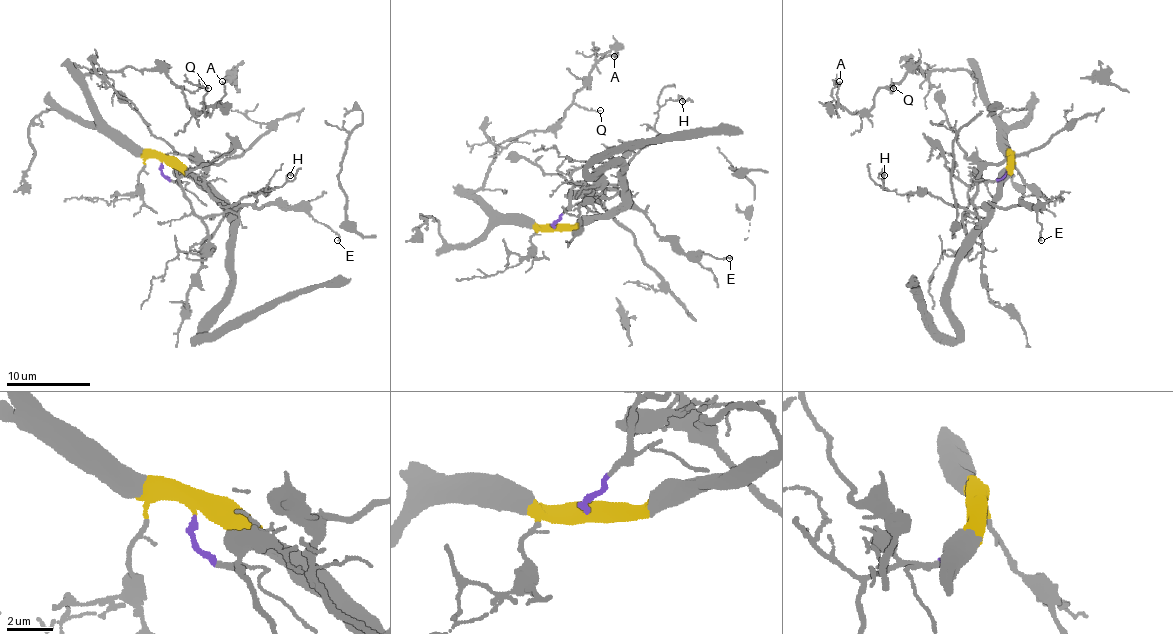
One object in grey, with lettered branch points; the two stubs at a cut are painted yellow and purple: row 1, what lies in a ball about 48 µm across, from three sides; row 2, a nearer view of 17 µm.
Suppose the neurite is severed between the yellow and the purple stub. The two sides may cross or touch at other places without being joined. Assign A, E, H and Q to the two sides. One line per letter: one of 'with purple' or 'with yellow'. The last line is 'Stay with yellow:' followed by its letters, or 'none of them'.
A: with yellow
E: with yellow
H: with purple
Q: with yellow
Stay with yellow: A, E, Q

